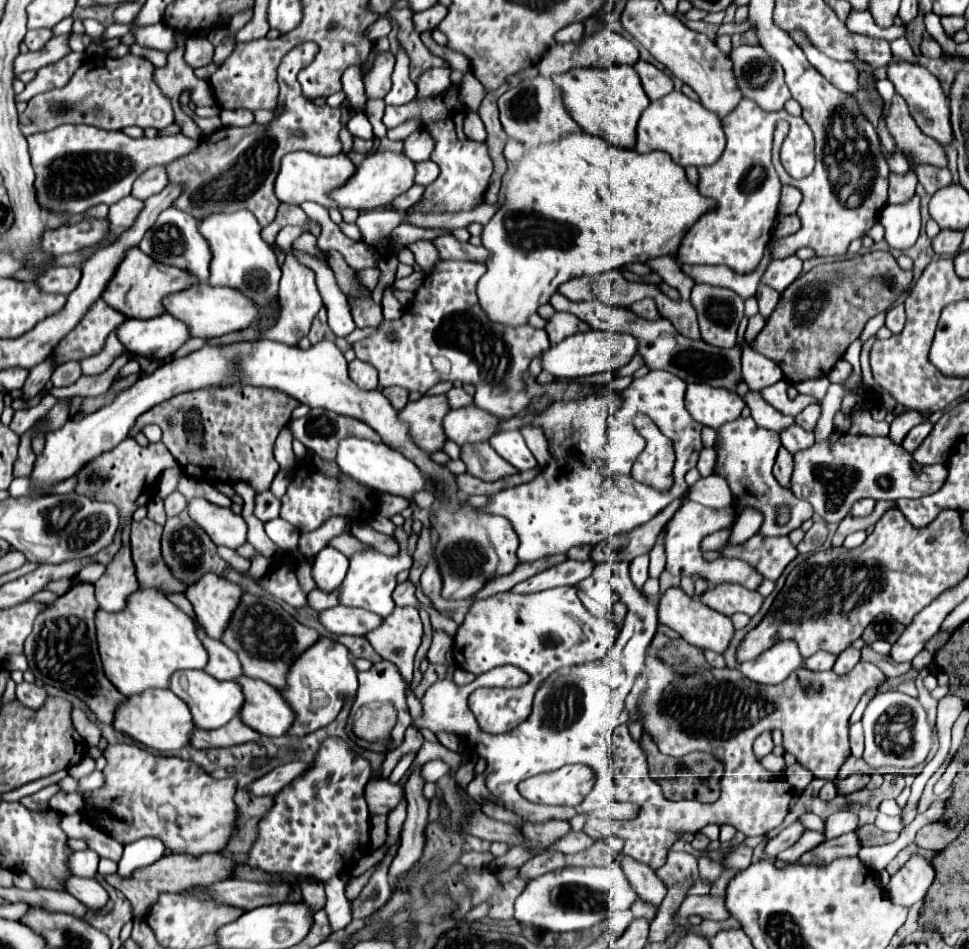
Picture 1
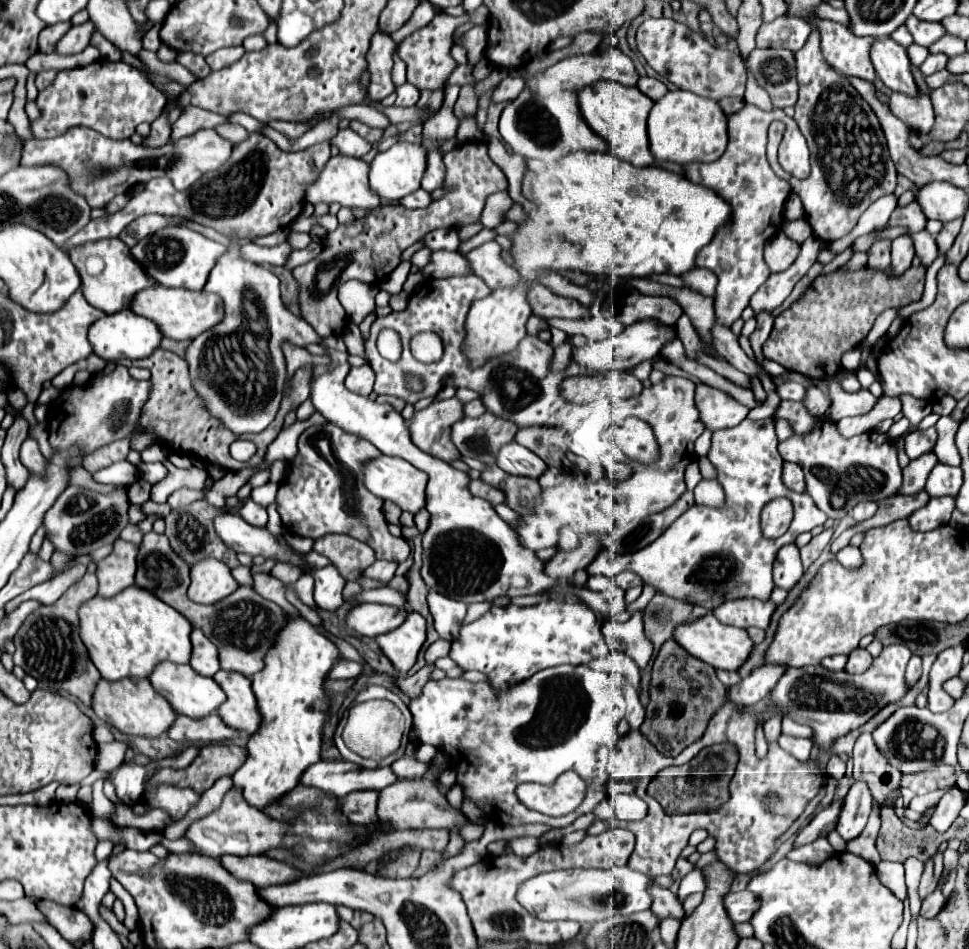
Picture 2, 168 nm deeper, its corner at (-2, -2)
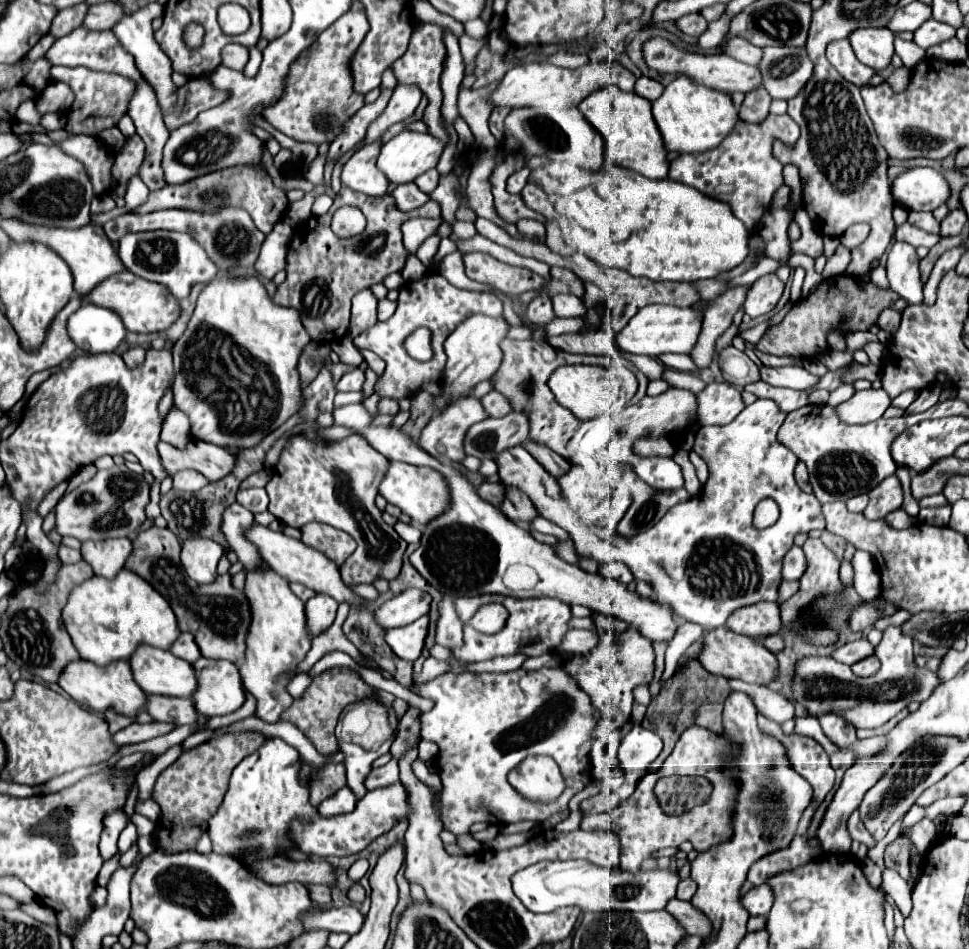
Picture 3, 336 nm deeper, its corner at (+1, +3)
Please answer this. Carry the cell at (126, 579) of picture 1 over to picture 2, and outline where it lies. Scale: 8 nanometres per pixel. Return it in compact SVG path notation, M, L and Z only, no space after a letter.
M118 539L114 543L114 551L96 563L100 597L114 597L126 587L134 585L136 555L138 555L138 545Z

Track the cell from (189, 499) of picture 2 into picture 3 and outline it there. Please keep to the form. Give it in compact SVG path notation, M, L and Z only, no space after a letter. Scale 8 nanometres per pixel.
M179 470L175 476L173 476L173 486L177 490L201 490L205 484L209 484L209 480L195 472L195 470Z

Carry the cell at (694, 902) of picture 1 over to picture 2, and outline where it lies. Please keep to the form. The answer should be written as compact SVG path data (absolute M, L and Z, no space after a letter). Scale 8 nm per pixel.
M738 891L738 893L724 895L722 903L724 903L724 909L732 923L750 921L750 915L754 915L754 911L758 907L758 899L754 899L754 895L750 895L750 891Z

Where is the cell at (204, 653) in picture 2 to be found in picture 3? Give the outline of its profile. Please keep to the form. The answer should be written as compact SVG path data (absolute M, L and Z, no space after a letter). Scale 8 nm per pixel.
M179 634L179 638L171 644L171 648L169 648L169 652L171 654L175 654L177 658L183 658L183 660L187 660L189 664L191 662L195 662L197 658L201 658L201 654L199 654L199 648L195 646L195 640L191 638L191 634Z

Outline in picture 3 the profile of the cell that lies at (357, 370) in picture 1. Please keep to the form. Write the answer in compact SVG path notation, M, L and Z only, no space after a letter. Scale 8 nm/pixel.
M357 368L357 370L353 370L353 372L347 372L347 374L339 380L337 390L339 390L339 392L351 392L351 390L359 392L359 390L363 388L363 382L365 382L365 372L363 372L361 368Z

